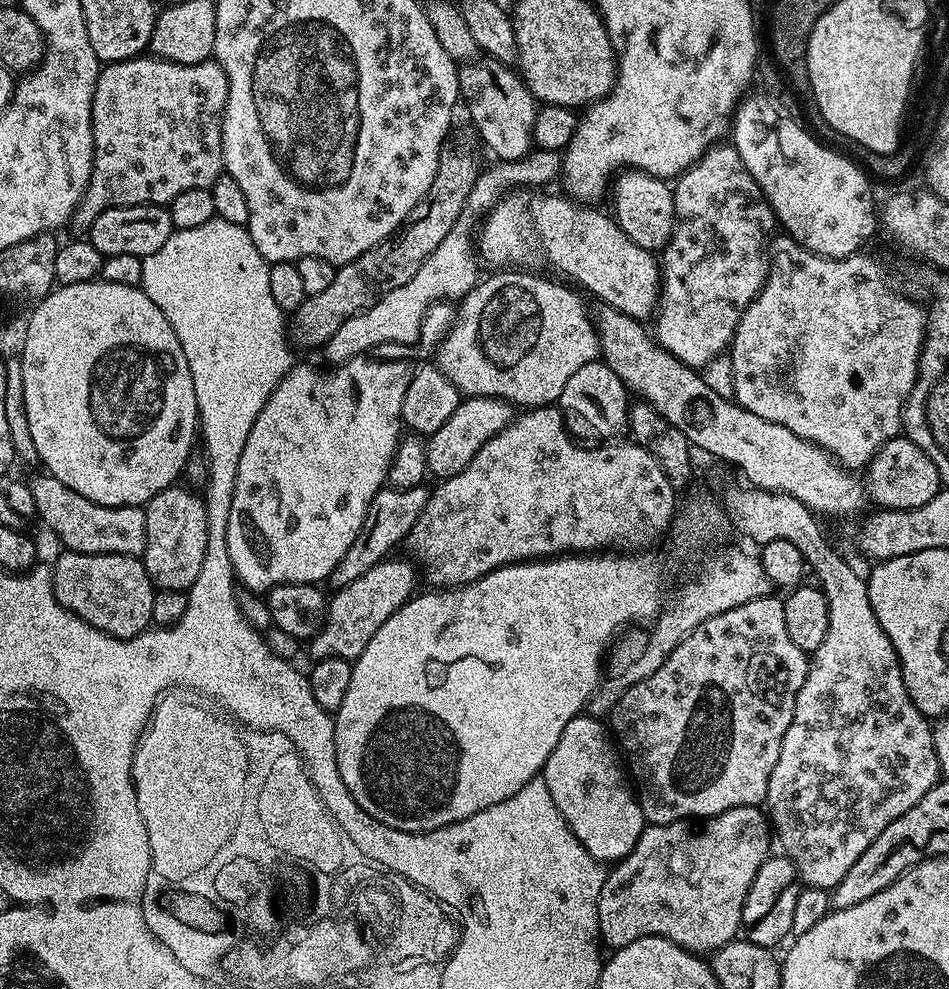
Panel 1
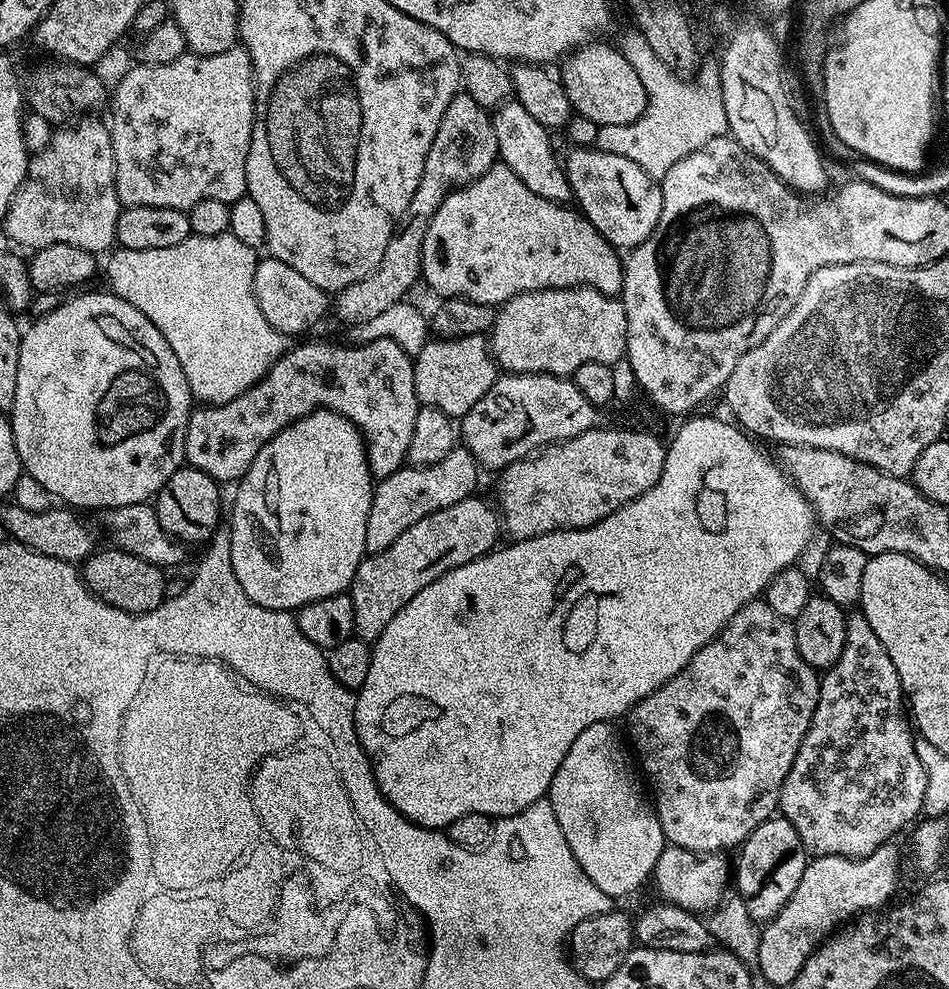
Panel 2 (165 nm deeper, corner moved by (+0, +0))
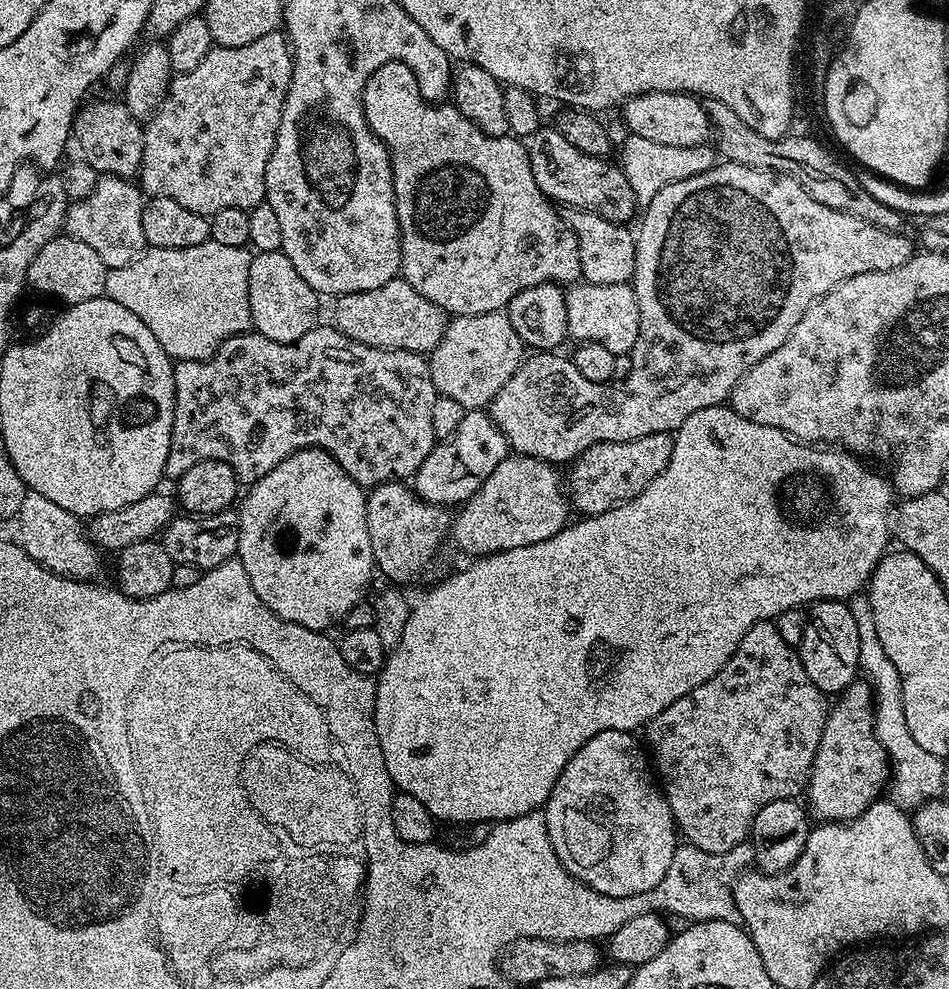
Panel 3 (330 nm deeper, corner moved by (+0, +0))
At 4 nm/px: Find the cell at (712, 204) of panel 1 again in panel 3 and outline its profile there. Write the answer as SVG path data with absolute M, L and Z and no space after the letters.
M720 162L715 168L706 170L702 174L694 174L694 178L674 182L666 186L666 190L658 190L658 194L654 194L654 198L646 205L643 212L644 225L641 226L640 232L635 233L636 273L632 275L630 281L638 298L638 318L640 319L638 342L630 353L632 357L630 374L607 384L586 382L582 374L578 374L578 370L572 365L567 355L555 356L558 354L552 350L532 354L534 356L529 355L521 363L520 369L512 375L510 382L506 382L502 390L498 390L498 394L492 399L490 405L492 420L498 426L498 430L502 430L502 434L508 440L511 451L515 455L536 456L540 460L548 461L549 464L564 466L595 444L630 442L634 438L646 438L650 434L675 433L676 429L682 426L682 422L690 418L690 414L703 408L723 405L731 397L736 383L742 380L760 359L778 350L778 346L782 346L782 342L790 338L794 326L798 326L802 314L806 314L811 304L822 299L844 280L867 272L889 272L905 264L914 254L914 248L904 234L887 232L886 229L874 226L854 214L834 210L830 206L822 206L822 202L818 202L818 198L810 195L794 178L781 176L774 172L764 172L761 168L751 168L741 164Z

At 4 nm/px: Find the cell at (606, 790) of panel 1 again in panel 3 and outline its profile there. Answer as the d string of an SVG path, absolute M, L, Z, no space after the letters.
M622 730L594 734L566 762L543 809L562 866L587 888L614 898L654 890L670 870L670 858L678 847L672 811L636 738Z

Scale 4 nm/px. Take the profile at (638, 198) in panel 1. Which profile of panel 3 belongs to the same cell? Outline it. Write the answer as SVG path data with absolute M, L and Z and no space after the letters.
M541 126L535 135L527 137L526 147L534 182L542 194L557 205L596 212L610 222L623 225L638 212L634 190L630 190L630 182L626 182L626 174L619 163L611 164L611 159L582 154L578 146L566 142L555 126Z

